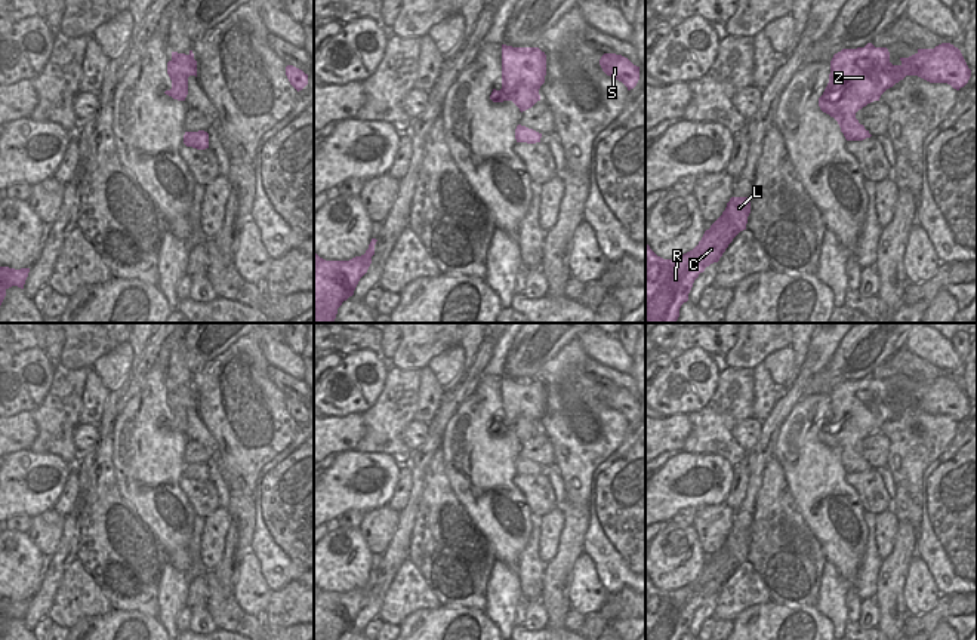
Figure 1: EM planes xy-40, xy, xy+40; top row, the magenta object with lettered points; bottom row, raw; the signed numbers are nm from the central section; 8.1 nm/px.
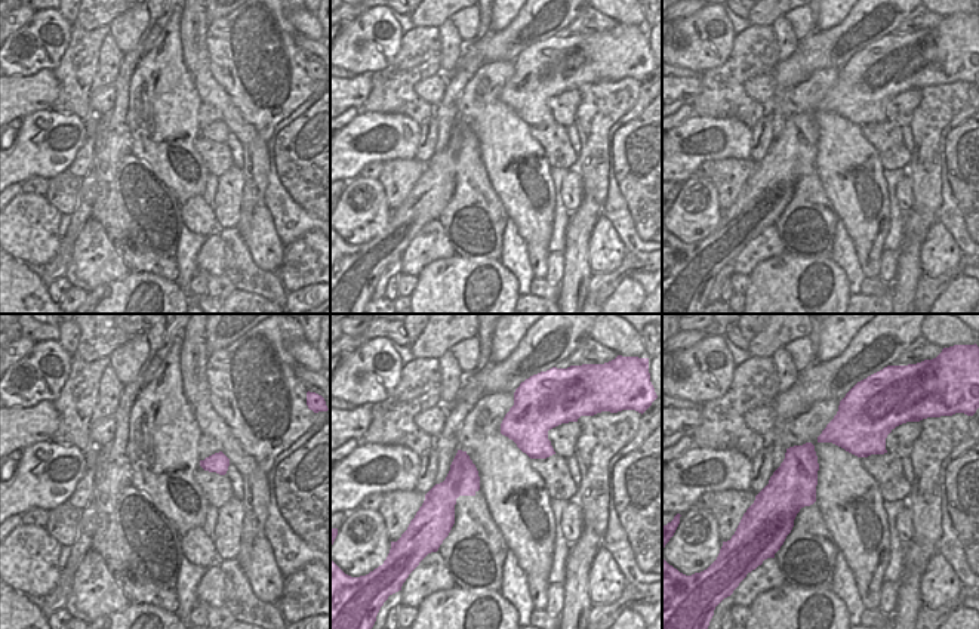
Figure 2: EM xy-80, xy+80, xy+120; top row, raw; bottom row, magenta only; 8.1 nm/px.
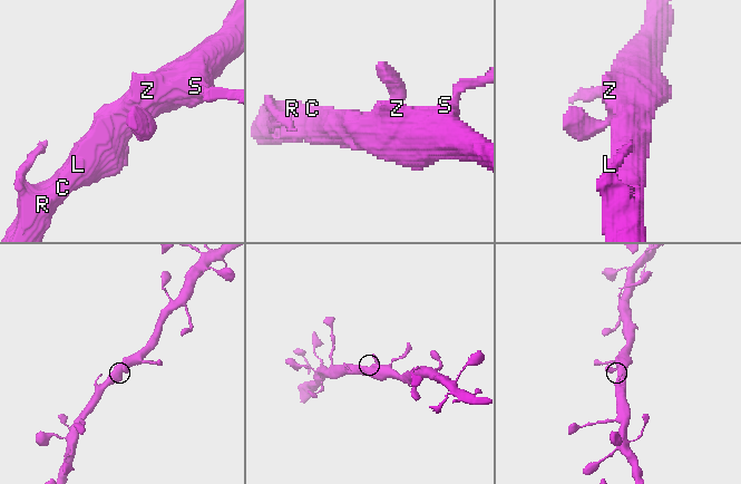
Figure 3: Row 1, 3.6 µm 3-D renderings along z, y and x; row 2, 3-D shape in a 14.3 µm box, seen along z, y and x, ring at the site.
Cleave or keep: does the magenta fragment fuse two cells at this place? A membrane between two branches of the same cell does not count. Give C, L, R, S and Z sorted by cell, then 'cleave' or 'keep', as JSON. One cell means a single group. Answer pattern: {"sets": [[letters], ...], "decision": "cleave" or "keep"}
{"sets": [["C", "L", "R", "S", "Z"]], "decision": "keep"}

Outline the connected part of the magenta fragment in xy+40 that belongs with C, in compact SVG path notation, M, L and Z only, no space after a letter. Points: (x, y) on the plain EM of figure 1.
M731 529L699 576L675 591L657 588L645 575L645 640L681 640L699 606L718 594L733 570L746 561L749 545L748 529Z

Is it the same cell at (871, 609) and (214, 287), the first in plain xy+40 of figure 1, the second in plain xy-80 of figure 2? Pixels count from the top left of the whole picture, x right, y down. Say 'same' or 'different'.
same

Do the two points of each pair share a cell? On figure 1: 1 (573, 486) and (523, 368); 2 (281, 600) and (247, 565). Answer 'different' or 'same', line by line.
1: different
2: different

